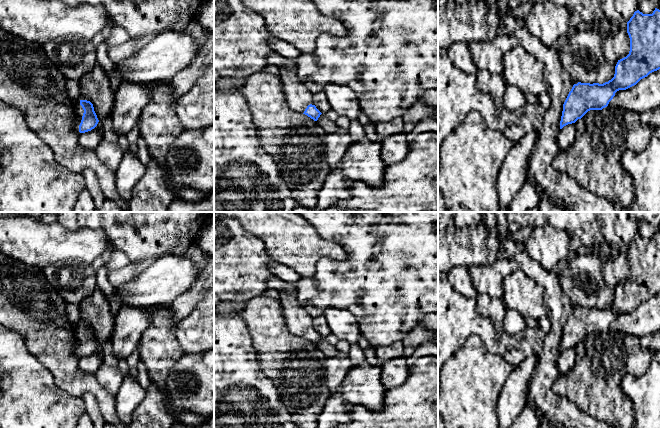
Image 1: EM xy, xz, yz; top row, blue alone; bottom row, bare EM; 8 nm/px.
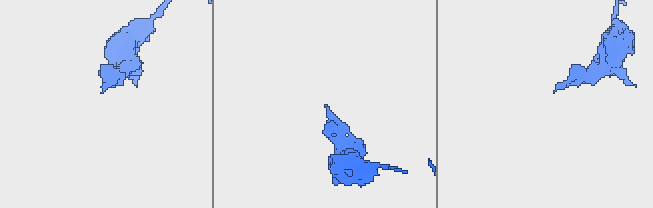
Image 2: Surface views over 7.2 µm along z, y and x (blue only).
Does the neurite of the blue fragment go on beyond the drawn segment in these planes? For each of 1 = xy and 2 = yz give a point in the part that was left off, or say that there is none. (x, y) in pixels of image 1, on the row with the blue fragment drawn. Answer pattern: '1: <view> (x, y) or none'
1: xy (79, 111)
2: none

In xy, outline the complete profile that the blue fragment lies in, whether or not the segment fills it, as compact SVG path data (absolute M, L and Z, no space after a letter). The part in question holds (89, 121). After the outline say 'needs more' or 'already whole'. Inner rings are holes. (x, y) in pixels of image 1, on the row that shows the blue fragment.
M80 100L75 103L75 130L85 133L94 129L99 120L94 111L93 104L87 100Z; needs more

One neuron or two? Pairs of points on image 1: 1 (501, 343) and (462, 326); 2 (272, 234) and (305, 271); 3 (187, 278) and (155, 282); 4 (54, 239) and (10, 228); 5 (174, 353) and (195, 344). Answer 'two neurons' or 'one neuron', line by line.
1: one neuron
2: one neuron
3: one neuron
4: one neuron
5: two neurons

